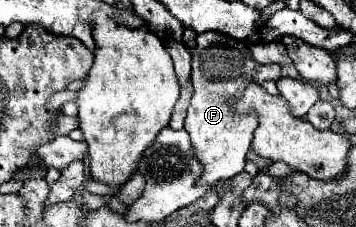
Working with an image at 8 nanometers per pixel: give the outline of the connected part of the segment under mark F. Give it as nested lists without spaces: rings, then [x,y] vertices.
[[[205,31],[197,35],[197,45],[191,51],[193,55],[193,87],[195,95],[187,109],[185,131],[191,135],[191,143],[197,159],[203,165],[201,183],[217,185],[219,181],[231,179],[245,169],[245,155],[251,147],[253,131],[257,127],[257,115],[237,113],[235,101],[243,97],[245,87],[255,81],[259,63],[253,61],[249,45],[237,41],[229,35],[217,31]]]

